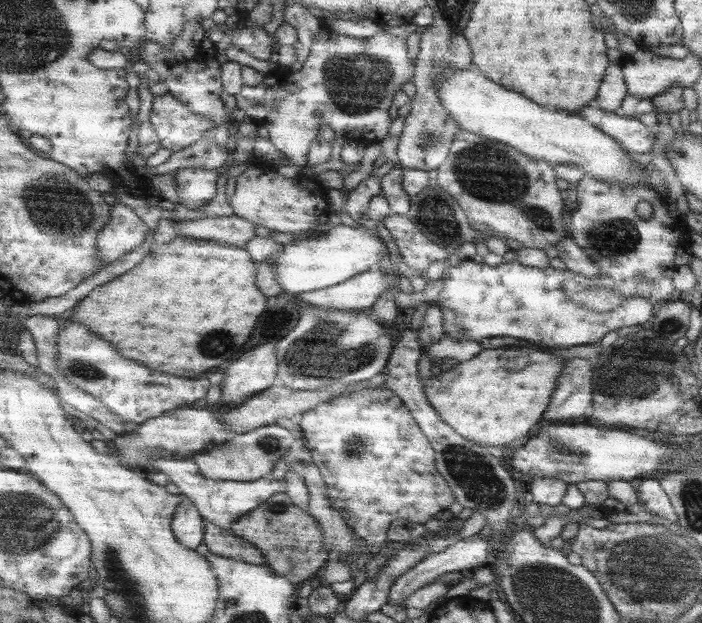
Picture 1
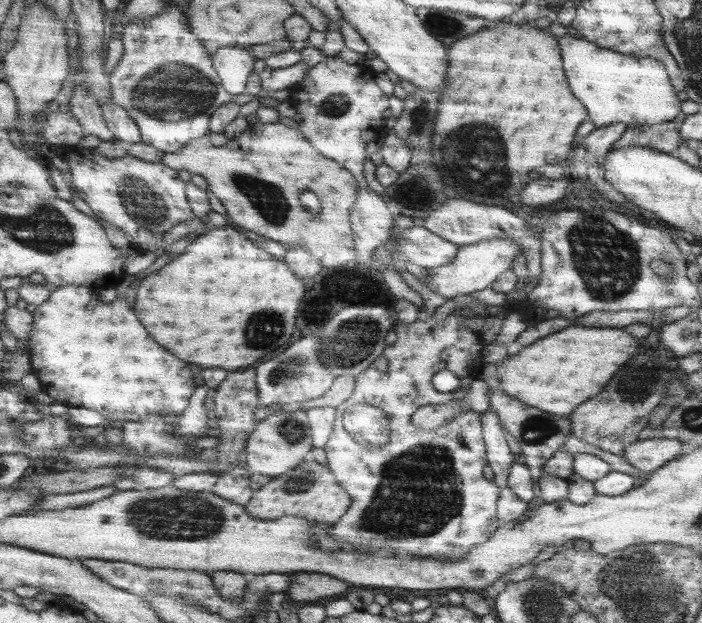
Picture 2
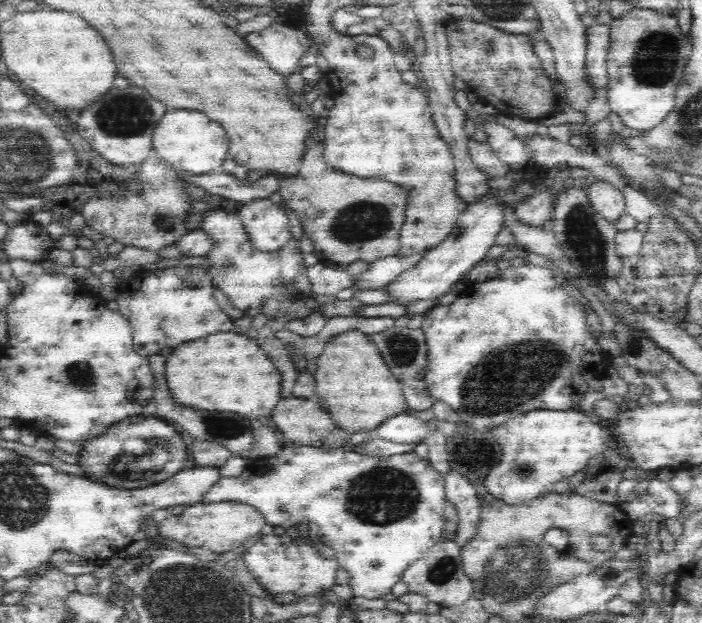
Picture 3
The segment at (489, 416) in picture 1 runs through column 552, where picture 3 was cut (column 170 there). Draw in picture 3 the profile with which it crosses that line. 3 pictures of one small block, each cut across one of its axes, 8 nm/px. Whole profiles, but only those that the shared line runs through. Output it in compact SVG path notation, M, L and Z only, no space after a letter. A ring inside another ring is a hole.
M222 332L182 344L166 360L166 376L168 386L180 404L204 410L228 410L230 414L248 418L254 428L254 444L250 448L252 462L258 458L272 458L286 446L284 436L278 434L272 422L274 406L282 400L282 374L256 340L244 334Z

